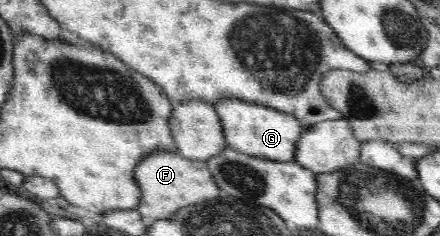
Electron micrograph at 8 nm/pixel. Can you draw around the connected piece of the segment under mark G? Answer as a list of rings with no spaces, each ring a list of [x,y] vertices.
[[[220,99],[214,107],[222,122],[224,139],[232,149],[260,159],[295,161],[296,143],[305,127],[293,115],[240,99]]]

